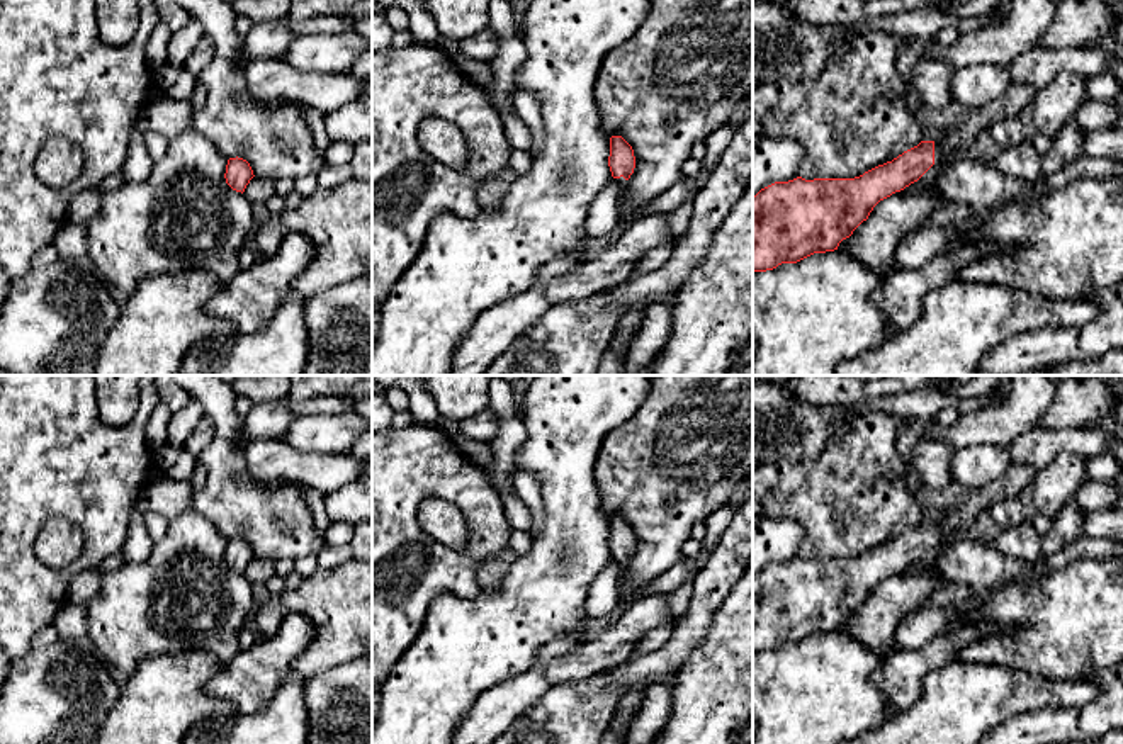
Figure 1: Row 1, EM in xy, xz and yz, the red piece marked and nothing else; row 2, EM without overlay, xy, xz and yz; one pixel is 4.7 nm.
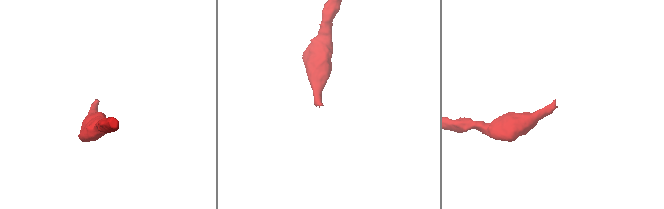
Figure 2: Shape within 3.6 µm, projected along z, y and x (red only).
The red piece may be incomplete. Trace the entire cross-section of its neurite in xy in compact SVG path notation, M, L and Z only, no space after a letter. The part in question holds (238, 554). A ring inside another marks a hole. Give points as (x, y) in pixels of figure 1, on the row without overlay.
M238 537L228 540L224 559L233 571L243 574L253 557L253 550L246 540Z

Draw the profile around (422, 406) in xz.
M372 375L384 389L401 389L409 397L409 411L420 425L437 425L440 413L425 389L426 375Z

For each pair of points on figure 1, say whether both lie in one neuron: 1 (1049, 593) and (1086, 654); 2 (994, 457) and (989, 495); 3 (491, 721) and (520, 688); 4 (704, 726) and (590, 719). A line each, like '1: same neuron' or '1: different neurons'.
1: same neuron
2: different neurons
3: same neuron
4: different neurons

